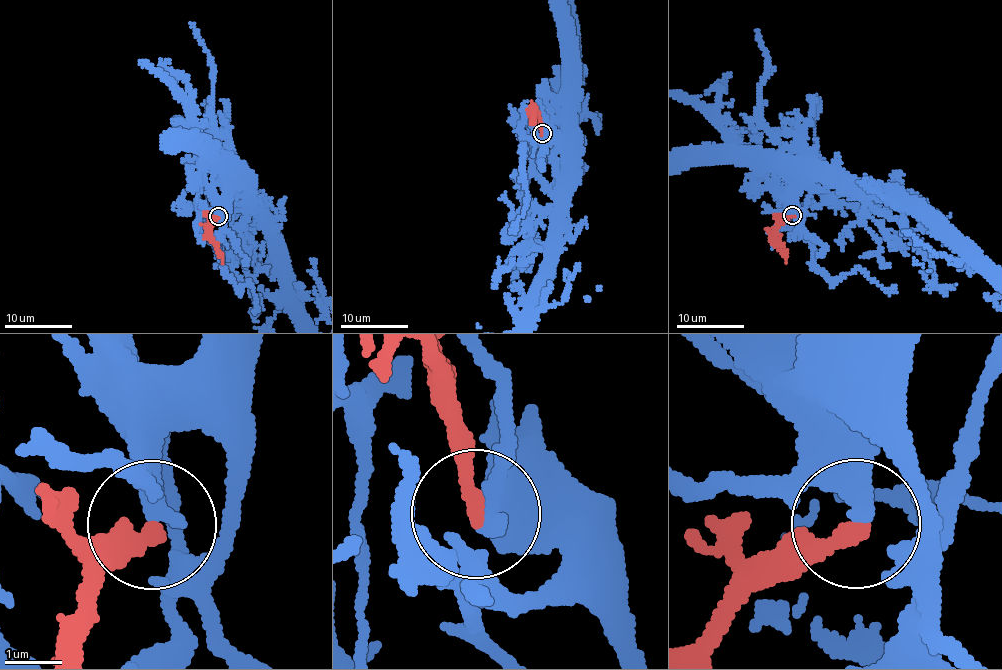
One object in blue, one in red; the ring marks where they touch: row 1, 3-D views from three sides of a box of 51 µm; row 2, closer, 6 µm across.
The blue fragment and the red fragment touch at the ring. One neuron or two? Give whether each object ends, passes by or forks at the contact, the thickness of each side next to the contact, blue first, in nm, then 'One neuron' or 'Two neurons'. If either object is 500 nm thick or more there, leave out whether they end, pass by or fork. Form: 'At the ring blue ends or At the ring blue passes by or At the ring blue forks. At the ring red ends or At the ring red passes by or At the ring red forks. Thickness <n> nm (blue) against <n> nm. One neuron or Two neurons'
At the ring blue ends. At the ring red ends. Thickness 440 nm (blue) against 320 nm. One neuron

